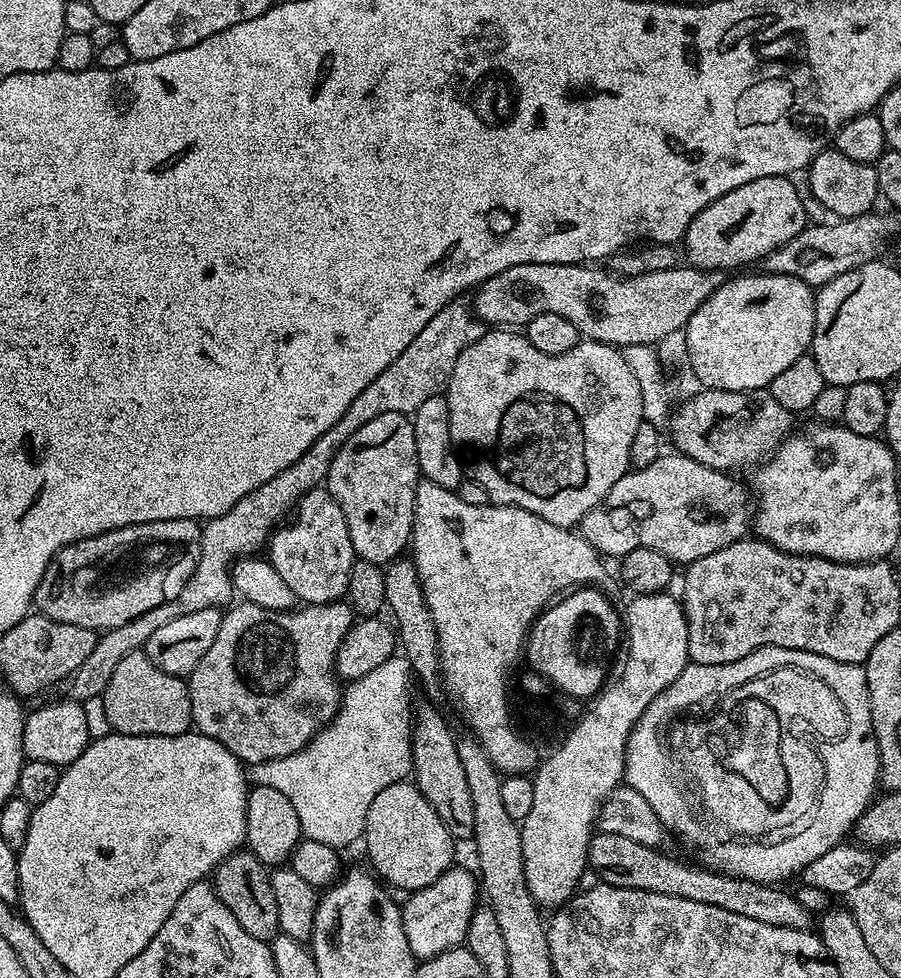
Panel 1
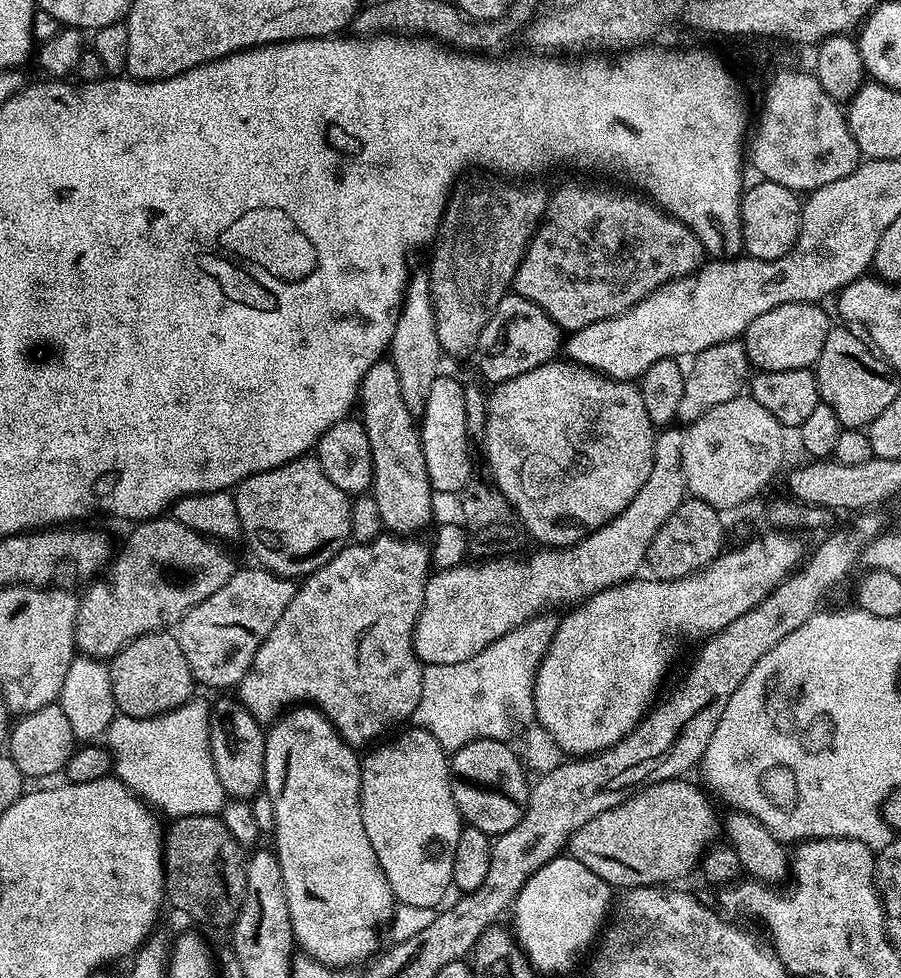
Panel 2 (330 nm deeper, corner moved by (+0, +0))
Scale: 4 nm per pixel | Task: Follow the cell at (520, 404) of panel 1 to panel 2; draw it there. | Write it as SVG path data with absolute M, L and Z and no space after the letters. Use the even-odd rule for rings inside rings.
M560 363L543 364L526 374L518 374L518 378L510 378L506 382L495 385L488 398L488 421L482 441L482 447L488 451L486 459L492 471L492 477L498 488L502 490L502 494L510 502L510 506L520 516L527 535L531 539L533 536L540 543L537 545L550 548L567 548L577 544L603 524L608 524L614 517L620 516L622 510L626 510L626 506L634 502L638 490L642 490L642 482L650 478L654 458L654 427L647 416L646 403L643 402L639 387L631 380L612 380L609 376L601 376L599 372L592 368L584 368L580 364Z

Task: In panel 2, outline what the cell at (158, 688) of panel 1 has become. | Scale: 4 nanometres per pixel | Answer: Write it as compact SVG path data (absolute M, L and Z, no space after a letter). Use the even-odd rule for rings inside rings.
M171 631L148 632L131 640L110 661L112 693L117 709L134 718L148 719L166 715L193 699L194 681L192 671Z

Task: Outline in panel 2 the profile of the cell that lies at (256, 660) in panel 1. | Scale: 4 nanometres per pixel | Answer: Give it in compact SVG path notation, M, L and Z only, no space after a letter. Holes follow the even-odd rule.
M381 534L376 540L371 540L369 544L349 543L338 555L330 558L330 562L326 562L326 566L322 566L312 573L297 587L290 606L286 606L286 610L282 614L282 618L278 618L274 630L270 630L270 634L262 642L258 654L254 654L254 662L250 666L250 670L240 679L238 685L240 704L246 706L246 710L250 710L252 717L262 726L271 725L279 720L285 711L293 706L315 706L336 727L336 733L344 739L344 743L353 746L368 743L371 745L381 739L379 736L387 728L411 721L414 710L418 706L418 698L422 698L422 674L424 673L424 668L416 657L416 651L412 645L412 635L416 629L416 619L422 610L424 588L428 584L429 575L430 548L425 541L423 544L420 538L405 538L400 534Z

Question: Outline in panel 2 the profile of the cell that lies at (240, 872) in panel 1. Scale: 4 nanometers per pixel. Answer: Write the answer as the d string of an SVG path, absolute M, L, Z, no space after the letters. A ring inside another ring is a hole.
M219 815L175 817L170 824L164 832L164 894L167 903L200 924L227 929L235 924L246 894L248 861L245 849L234 842Z

